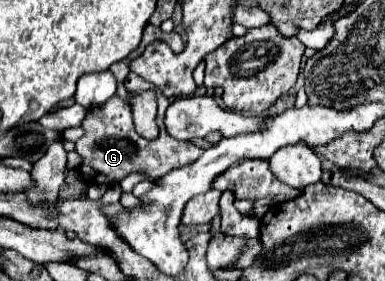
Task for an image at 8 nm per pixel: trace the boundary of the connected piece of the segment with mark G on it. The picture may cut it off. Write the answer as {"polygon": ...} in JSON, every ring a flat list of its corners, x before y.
{"polygon":[[157,90,157,102,159,102,159,110,157,110,159,136,155,140,145,140,143,136,139,136,135,132,133,122,131,122,131,108,125,100,121,100,117,96,109,98,101,106,87,110,87,116,81,122,85,136,75,144,75,152,83,158,79,172,81,172,85,182,117,184,125,176,129,176,131,172,141,172,151,182,155,182,155,180,163,178,163,174,167,174,175,168,193,164,203,154,203,148,195,146,193,142,175,142,175,138,171,138,163,130,163,114,169,106,169,100,163,98,163,94,159,94,159,90]]}

